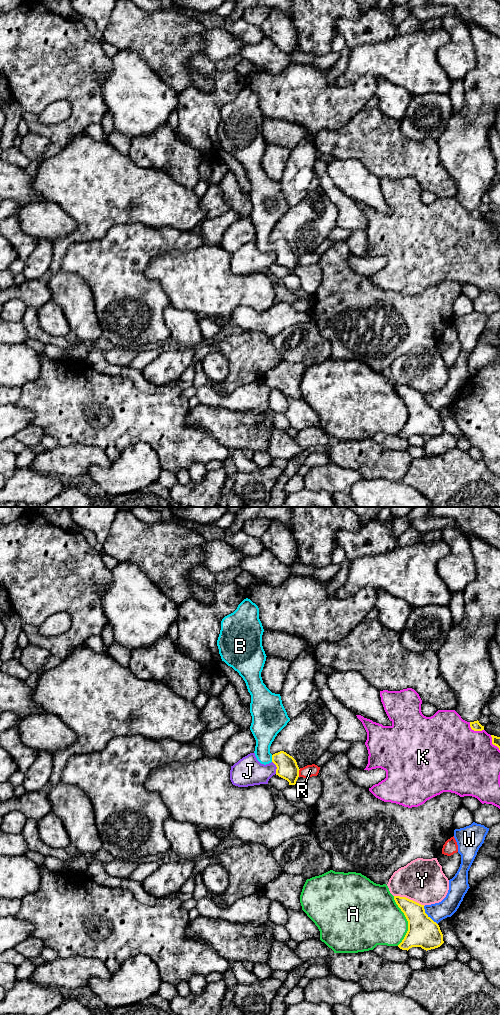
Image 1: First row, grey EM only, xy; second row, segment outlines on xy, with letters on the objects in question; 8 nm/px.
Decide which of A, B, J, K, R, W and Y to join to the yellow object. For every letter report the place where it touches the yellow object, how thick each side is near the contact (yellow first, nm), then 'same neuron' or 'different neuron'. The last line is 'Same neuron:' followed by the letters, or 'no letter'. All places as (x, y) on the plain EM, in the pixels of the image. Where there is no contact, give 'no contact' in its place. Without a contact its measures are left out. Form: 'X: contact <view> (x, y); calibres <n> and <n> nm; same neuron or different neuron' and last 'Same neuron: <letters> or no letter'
A: contact xy (407, 408); calibres 240 and 400 nm; different neuron
B: contact xy (272, 246); calibres 170 and 220 nm; same neuron
J: contact xy (276, 254); calibres 170 and 240 nm; different neuron
K: contact xy (474, 218); calibres 80 and 500 nm; different neuron
R: contact xy (298, 261); calibres 170 and 100 nm; different neuron
W: contact xy (427, 403); calibres 240 and 150 nm; different neuron
Y: contact xy (409, 387); calibres 200 and 360 nm; different neuron
Same neuron: B

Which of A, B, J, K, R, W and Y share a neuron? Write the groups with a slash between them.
A / B / J / K / R / W / Y

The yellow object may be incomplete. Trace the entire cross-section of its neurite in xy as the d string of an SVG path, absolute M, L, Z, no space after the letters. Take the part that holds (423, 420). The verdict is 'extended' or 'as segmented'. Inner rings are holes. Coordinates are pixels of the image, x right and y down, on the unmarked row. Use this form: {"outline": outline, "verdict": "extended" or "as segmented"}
{"outline": "M394 384L394 388L408 409L408 419L398 433L400 437L421 435L427 439L444 431L439 413L425 401L424 393L406 385Z", "verdict": "as segmented"}

